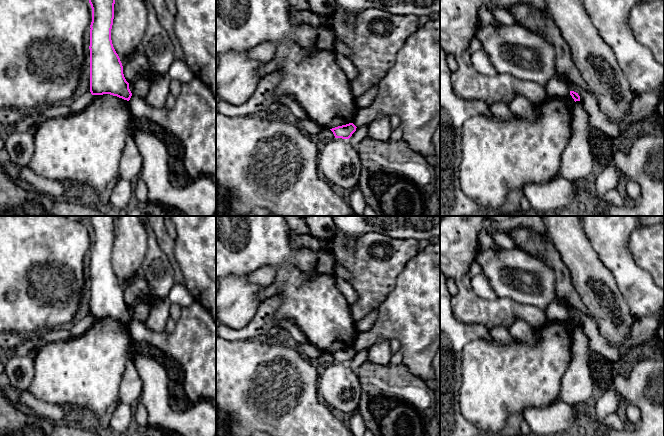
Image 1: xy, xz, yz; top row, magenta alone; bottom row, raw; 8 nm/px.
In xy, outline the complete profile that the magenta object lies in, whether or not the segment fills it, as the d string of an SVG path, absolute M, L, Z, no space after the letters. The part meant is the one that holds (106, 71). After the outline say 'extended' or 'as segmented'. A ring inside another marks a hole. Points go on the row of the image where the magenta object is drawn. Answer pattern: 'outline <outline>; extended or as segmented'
outline M89 0L89 3L92 8L90 92L92 95L110 94L129 101L132 93L111 40L115 0Z; as segmented

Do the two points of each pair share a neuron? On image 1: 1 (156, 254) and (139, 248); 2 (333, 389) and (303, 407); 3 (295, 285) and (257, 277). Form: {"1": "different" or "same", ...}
{"1": "different", "2": "different", "3": "different"}

